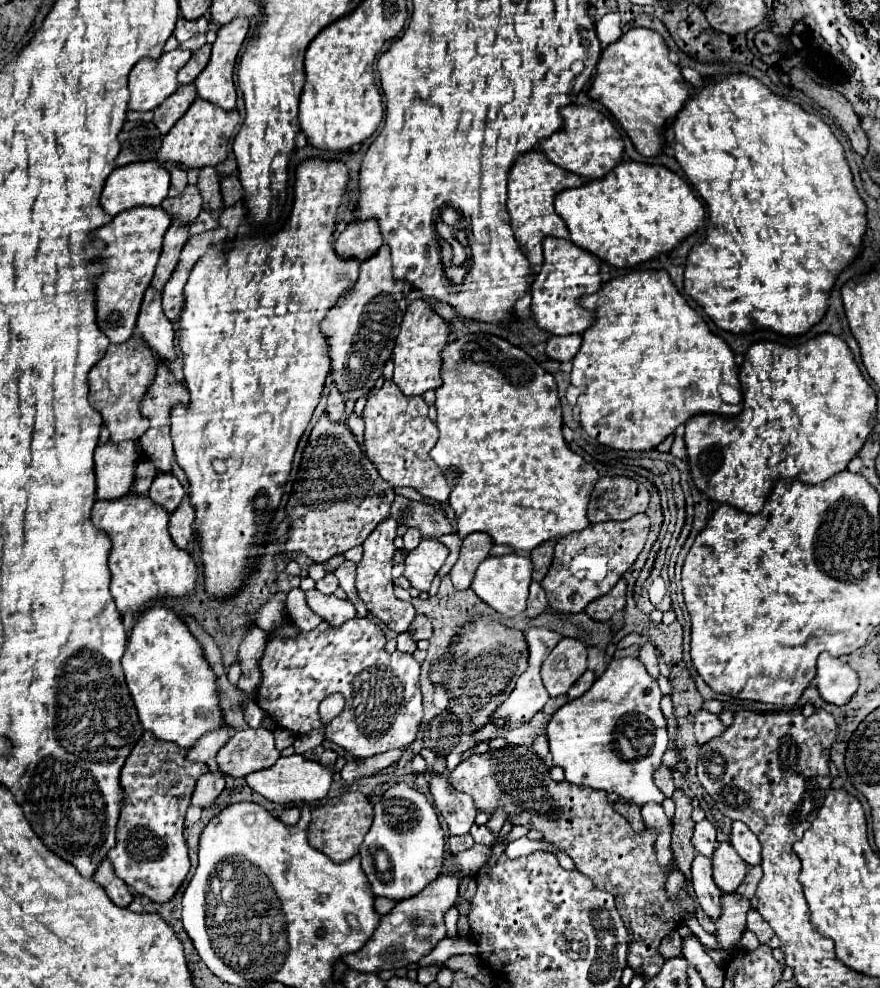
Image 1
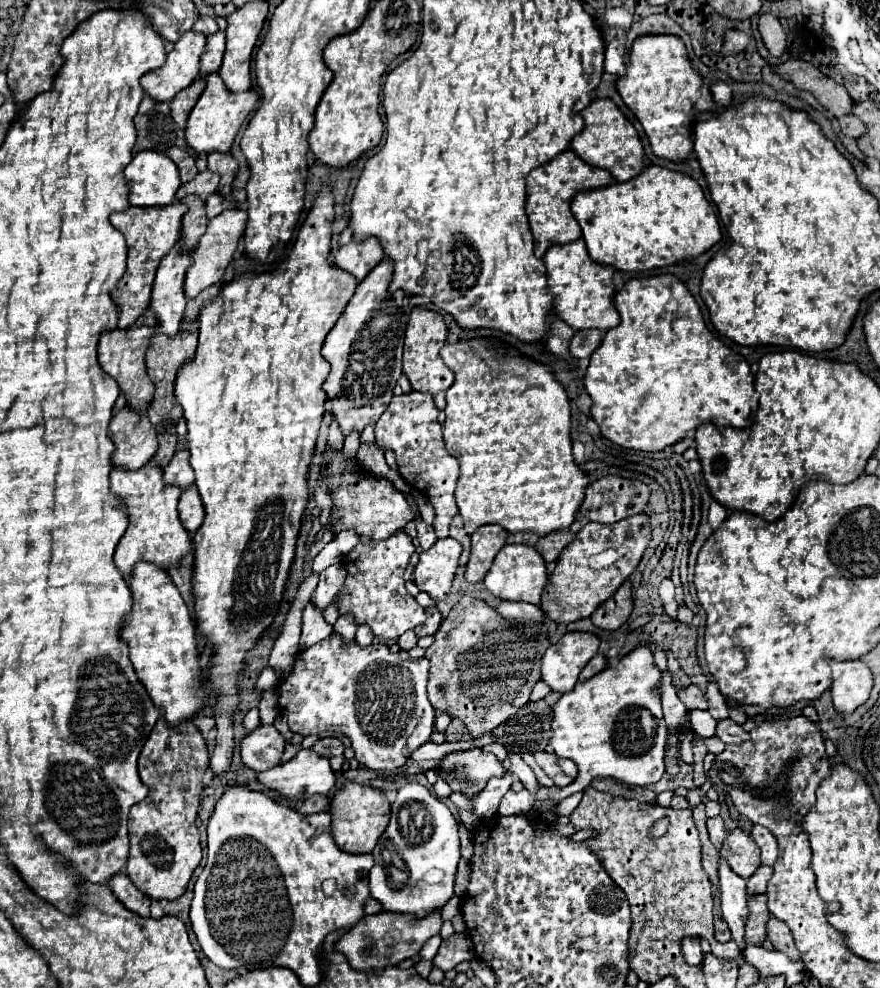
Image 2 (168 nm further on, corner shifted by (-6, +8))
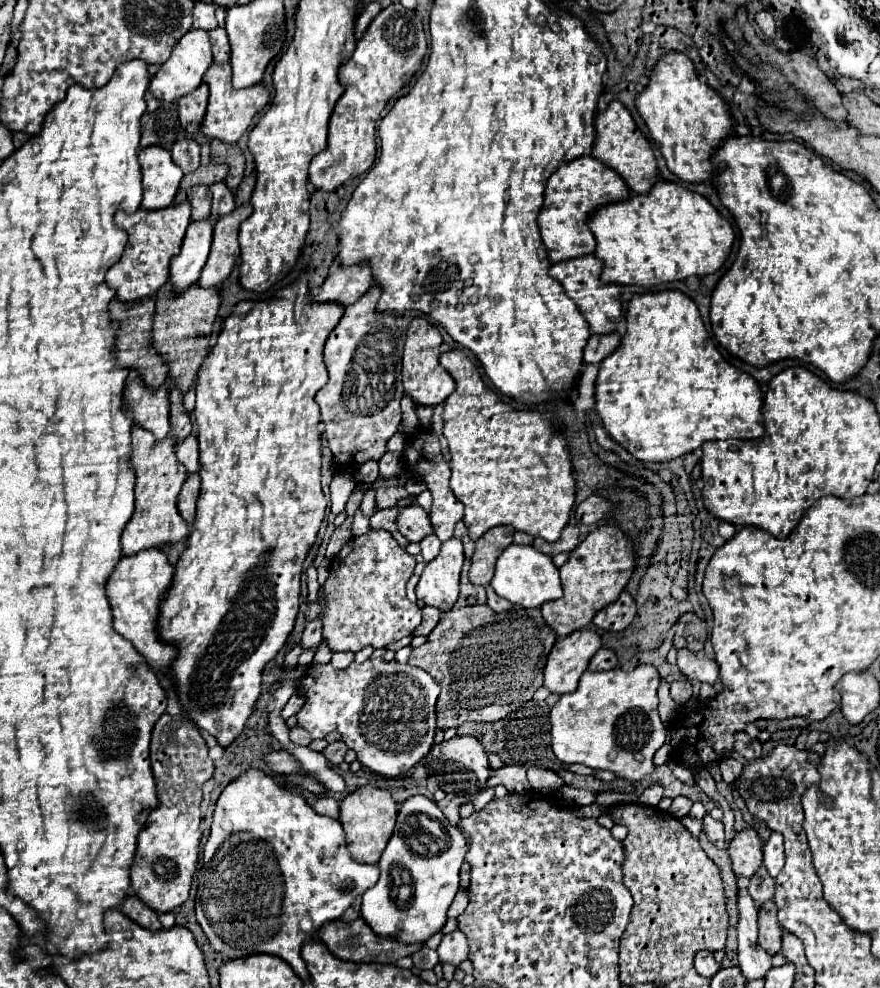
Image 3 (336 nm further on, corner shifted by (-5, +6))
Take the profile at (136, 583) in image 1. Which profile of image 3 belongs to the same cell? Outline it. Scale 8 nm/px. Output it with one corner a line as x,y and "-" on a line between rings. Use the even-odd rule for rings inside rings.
133,425
131,439
133,439
131,463
137,475
137,483
135,483
135,511
121,535
125,555
133,555
137,551
151,547
163,547
165,543
183,541
189,535
189,527
177,511
177,497
187,479
187,471
177,461
175,437
167,435
165,439
155,439
143,427

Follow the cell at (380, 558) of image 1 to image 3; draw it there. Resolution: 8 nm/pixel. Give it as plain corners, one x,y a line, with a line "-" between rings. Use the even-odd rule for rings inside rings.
369,531
353,537
333,557
329,577
323,585
323,597
309,603
307,623
323,619
323,641
331,649
357,653
371,645
375,649
399,641
421,623
421,609
407,599
405,585
415,569
415,557
409,555
389,531

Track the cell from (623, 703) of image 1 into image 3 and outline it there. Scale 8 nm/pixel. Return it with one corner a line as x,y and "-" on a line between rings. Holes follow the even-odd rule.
639,665
631,673
623,673
621,669
611,671
585,671
581,675
579,687
573,693
561,695
561,699
551,707
551,747
559,761
583,763
593,769
609,769
627,781
639,781
655,771
653,755
665,743
667,729
657,713
657,687
661,679
655,667

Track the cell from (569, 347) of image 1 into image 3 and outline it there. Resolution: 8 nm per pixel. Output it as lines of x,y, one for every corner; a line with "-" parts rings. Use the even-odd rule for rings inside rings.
617,331
609,335
591,335
583,353
585,363
601,363
619,347
619,343
621,343
621,335

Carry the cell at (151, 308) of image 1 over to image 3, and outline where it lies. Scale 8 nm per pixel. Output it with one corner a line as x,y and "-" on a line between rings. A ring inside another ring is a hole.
191,221
181,245
181,253
171,261
171,283
177,291
187,289
199,279
199,273
209,257
213,241
213,221

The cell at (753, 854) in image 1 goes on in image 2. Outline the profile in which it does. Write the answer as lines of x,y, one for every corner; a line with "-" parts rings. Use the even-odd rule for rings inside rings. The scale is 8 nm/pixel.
752,825
750,837
756,841
756,845
760,847
760,857
762,857
762,865
774,865
776,857
778,857
778,843
774,839
774,835
762,827
762,825

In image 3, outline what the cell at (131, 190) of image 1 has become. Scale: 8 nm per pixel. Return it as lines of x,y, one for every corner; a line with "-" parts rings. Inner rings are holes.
147,147
139,151
143,167
143,209
163,209
173,203
183,177
181,169
173,163
171,153
163,147

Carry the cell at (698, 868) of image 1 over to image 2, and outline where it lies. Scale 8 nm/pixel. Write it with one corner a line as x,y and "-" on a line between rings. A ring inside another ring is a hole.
724,859
718,865
718,889
722,903
722,917
730,927
732,939
738,947
744,947
744,923
746,923
746,879
738,877

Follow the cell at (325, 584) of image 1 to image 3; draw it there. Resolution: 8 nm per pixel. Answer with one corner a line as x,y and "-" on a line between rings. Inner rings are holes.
315,619
313,623
307,623
307,627
305,627
301,647
317,651
319,645
321,645
321,623
317,623
317,619

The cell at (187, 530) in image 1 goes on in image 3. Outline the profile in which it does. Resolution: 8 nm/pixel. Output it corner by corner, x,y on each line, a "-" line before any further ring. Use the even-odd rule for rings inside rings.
191,473
187,477
181,493
179,493
179,513
189,527
193,527
193,521
195,521
195,505
197,505
197,497
199,497
199,483
201,483
199,475

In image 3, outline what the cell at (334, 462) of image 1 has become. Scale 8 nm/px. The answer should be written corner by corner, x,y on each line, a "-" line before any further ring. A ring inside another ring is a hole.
421,505
405,507
397,519
397,527
407,541
415,541
415,543
419,543
423,537
433,533
429,513

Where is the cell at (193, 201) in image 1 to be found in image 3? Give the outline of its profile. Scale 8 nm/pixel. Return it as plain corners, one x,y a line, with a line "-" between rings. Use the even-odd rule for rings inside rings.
209,163
209,165
201,165
197,167
195,171
187,173
183,179
181,179
181,189
187,191
189,187
193,185
211,185
211,183
217,183
217,181
223,181
225,175
227,175
227,165
223,163

